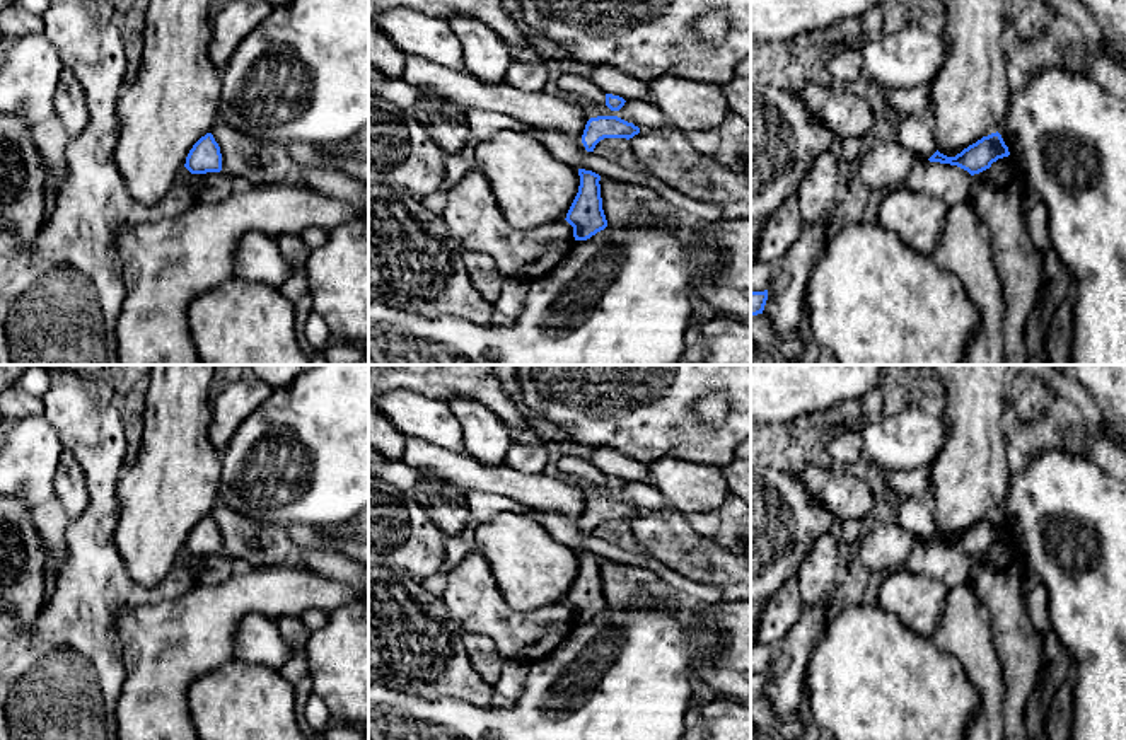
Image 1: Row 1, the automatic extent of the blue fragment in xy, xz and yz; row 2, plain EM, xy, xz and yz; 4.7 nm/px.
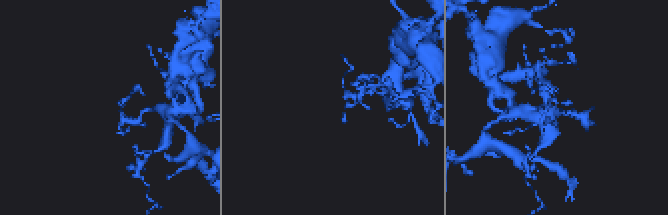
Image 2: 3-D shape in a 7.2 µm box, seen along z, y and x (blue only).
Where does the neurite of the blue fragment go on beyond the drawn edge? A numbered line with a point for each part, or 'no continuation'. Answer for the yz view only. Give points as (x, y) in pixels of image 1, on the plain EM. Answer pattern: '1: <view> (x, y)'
1: yz (915, 517)

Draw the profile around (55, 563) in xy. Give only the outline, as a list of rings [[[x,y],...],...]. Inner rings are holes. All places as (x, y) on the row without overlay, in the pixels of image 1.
[[[46,544],[46,556],[48,556],[46,559],[48,573],[55,573],[58,576],[58,573],[65,568],[67,551],[58,551]]]

